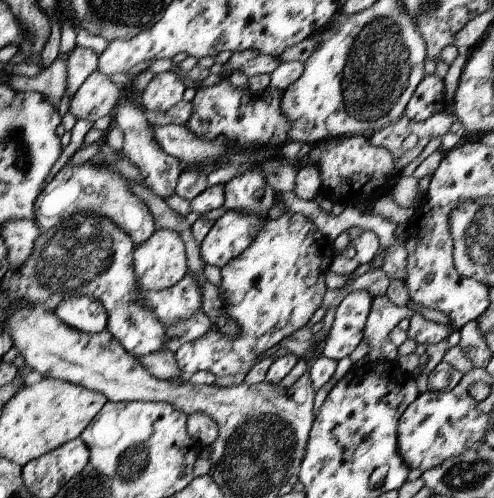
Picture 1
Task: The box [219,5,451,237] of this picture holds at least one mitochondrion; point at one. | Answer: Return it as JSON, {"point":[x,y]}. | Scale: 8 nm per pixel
{"point":[378,70]}

